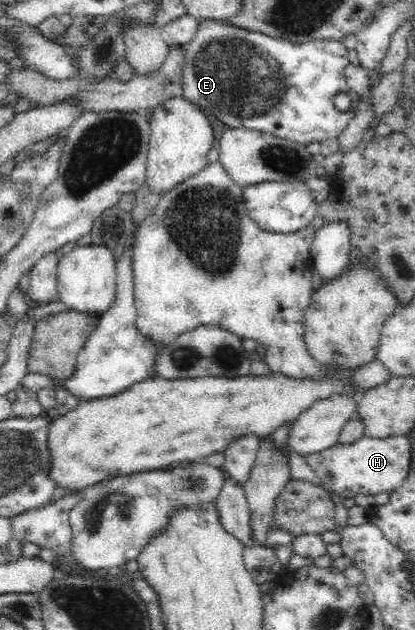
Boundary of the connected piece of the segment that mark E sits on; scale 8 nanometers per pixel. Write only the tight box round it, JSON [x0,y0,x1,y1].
[182,19,361,145]

